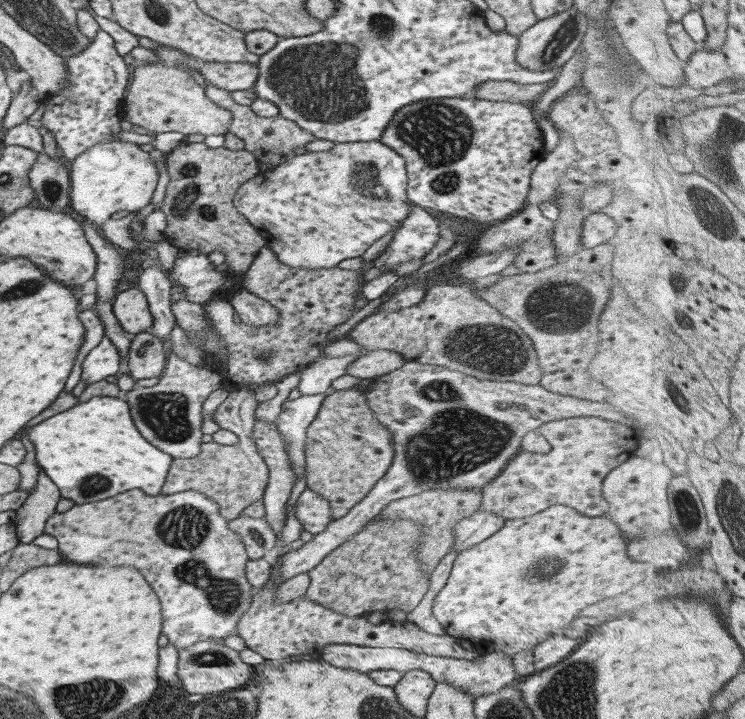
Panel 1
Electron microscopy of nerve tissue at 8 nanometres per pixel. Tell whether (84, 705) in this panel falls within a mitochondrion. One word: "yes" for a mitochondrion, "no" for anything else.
yes

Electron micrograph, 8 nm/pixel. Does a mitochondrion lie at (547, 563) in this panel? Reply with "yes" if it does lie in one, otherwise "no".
yes

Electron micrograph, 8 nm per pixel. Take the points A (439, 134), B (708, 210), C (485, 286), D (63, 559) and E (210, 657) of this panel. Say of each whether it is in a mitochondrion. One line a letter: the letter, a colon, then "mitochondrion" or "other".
A: mitochondrion
B: mitochondrion
C: other
D: other
E: mitochondrion

